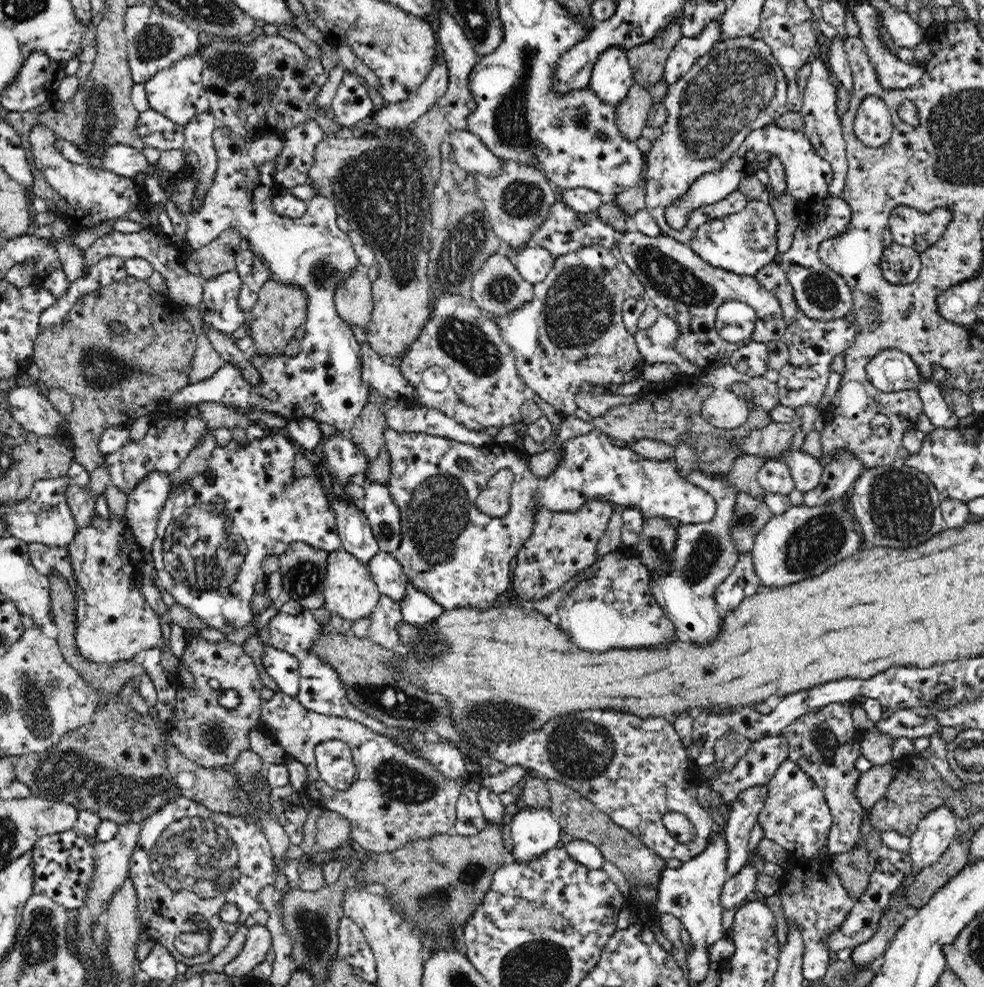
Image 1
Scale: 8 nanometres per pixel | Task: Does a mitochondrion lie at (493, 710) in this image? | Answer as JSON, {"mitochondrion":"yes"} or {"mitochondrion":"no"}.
{"mitochondrion":"yes"}

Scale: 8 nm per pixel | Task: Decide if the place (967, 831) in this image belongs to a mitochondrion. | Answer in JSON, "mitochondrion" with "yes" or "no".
{"mitochondrion":"no"}

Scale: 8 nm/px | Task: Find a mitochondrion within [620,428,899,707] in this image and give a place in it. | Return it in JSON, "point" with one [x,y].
{"point":[809,547]}

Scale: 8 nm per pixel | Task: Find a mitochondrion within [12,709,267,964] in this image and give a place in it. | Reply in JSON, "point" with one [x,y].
{"point":[196,858]}

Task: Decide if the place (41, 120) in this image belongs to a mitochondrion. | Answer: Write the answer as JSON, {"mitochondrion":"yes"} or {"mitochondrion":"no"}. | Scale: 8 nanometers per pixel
{"mitochondrion":"no"}

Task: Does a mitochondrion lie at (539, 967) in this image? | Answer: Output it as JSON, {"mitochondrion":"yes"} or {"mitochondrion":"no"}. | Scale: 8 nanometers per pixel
{"mitochondrion":"yes"}

